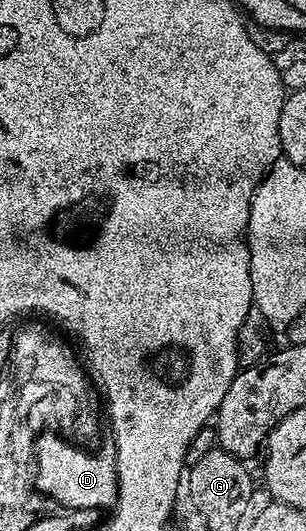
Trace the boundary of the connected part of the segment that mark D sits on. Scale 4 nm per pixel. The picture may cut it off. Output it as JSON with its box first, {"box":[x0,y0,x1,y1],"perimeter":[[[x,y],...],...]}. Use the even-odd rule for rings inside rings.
{"box":[34,430,118,510],"perimeter":[[[46,430],[35,440],[34,465],[35,489],[60,502],[65,509],[104,510],[112,508],[118,501],[118,458],[113,449],[106,449],[102,456],[92,454],[63,435]]]}

